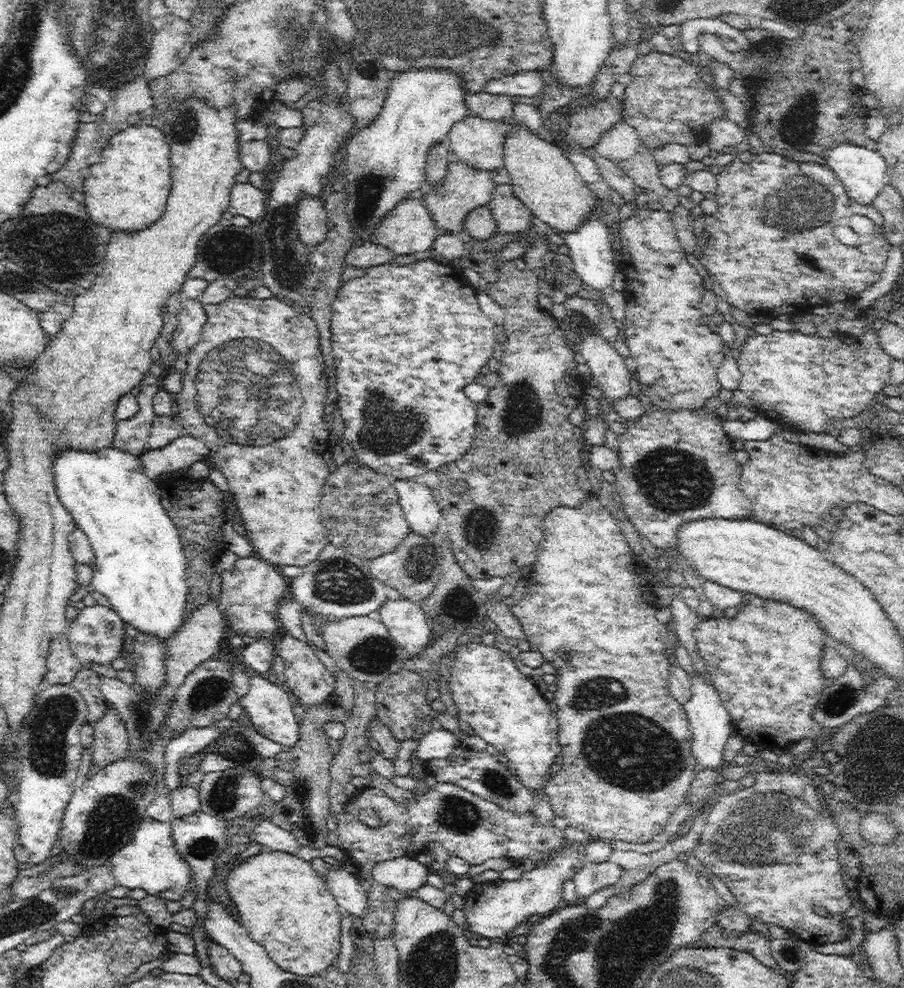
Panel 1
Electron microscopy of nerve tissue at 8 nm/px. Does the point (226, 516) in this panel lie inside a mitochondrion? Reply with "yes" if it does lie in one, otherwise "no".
no

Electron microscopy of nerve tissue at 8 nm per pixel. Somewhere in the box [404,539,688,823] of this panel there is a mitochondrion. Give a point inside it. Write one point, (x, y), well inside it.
(657, 758)

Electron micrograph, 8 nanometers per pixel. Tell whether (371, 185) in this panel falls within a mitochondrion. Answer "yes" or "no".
yes

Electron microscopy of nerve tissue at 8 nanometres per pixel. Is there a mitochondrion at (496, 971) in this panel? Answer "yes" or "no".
no

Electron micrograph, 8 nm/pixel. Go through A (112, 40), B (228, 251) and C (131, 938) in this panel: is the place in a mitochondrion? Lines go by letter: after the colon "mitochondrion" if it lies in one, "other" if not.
A: mitochondrion
B: mitochondrion
C: other

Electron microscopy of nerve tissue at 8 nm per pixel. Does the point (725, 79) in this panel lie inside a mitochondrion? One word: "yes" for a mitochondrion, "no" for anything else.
no

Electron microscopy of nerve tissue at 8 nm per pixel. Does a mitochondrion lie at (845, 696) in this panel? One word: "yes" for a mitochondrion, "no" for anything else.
yes

